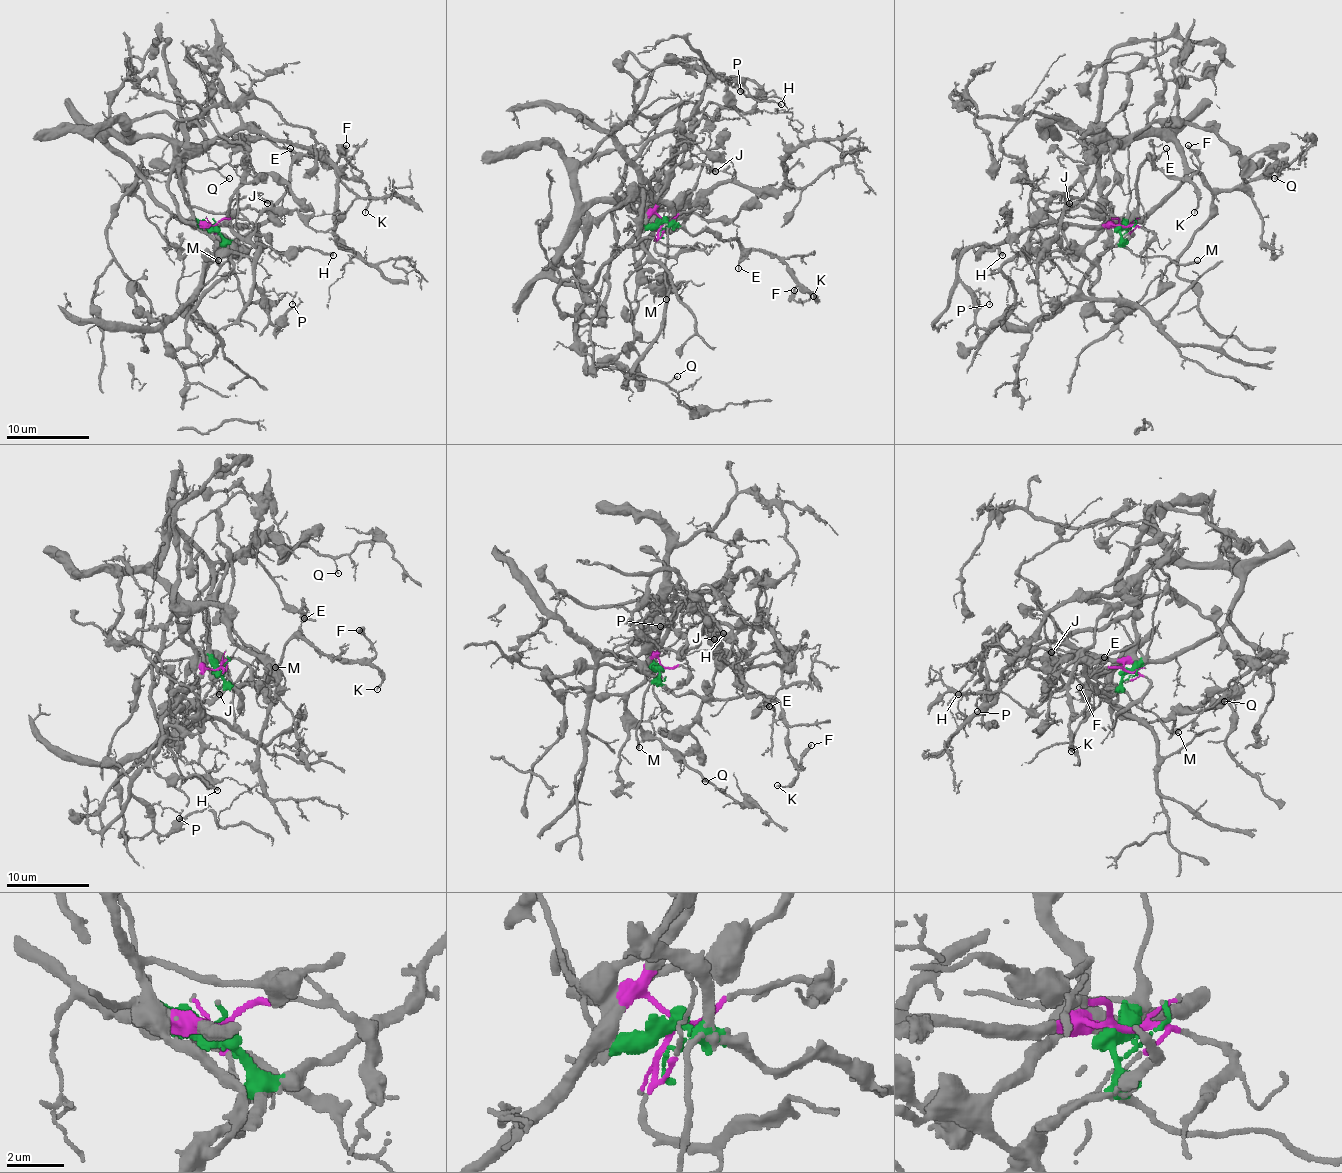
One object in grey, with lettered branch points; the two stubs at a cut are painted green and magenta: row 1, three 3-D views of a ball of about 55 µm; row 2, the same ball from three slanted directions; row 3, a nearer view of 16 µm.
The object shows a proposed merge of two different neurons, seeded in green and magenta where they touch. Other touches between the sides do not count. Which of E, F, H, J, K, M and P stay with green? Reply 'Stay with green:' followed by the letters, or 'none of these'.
Stay with green: E, F, K, M

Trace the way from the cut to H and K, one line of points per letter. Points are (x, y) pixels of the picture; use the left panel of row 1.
H: (215, 227), (207, 225), (229, 225), (252, 245), (265, 245), (283, 254), (306, 248), (333, 256)
K: (215, 227), (227, 239), (248, 235), (283, 194), (290, 166), (298, 158), (317, 156), (367, 185), (364, 212)

